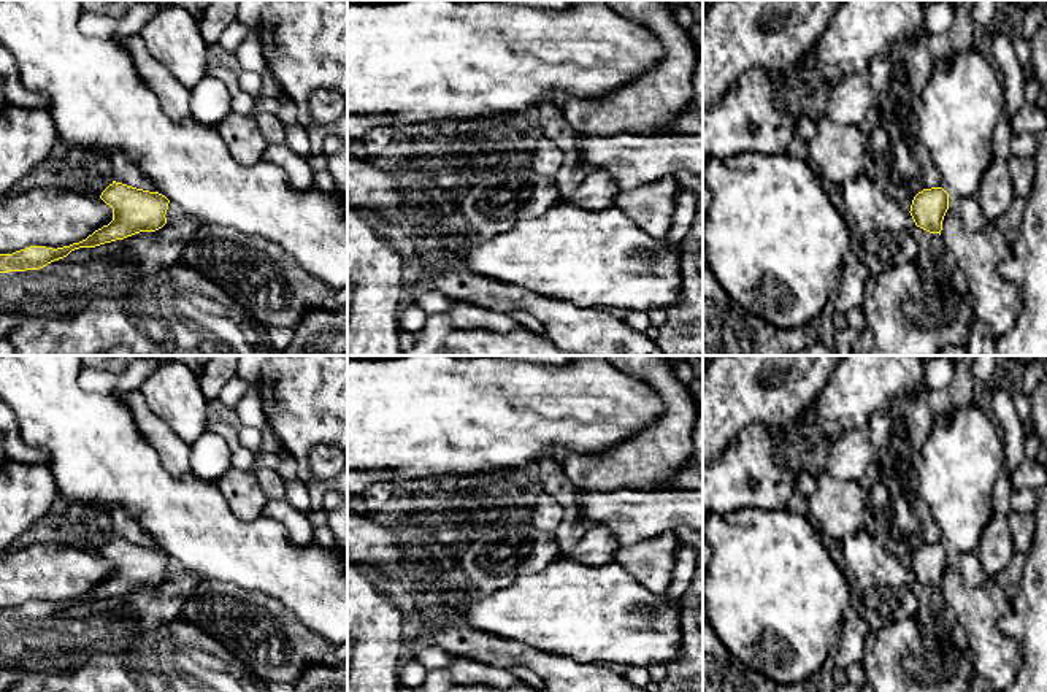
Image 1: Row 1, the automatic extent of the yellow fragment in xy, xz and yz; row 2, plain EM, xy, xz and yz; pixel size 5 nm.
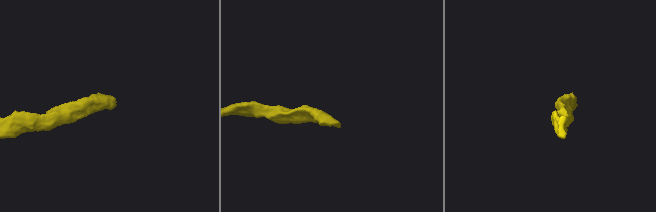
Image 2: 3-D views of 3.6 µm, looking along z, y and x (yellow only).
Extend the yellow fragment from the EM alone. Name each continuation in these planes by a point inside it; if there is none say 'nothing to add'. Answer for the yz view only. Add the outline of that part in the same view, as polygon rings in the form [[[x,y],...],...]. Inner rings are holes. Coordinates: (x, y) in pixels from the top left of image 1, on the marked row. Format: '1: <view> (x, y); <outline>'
1: yz (970, 210); [[[949,194],[949,208],[955,210],[971,230],[984,230],[988,225],[977,195],[957,197]]]

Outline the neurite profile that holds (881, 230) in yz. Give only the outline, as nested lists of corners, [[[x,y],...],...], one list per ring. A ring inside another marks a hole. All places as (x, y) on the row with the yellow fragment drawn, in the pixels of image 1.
[[[860,175],[841,186],[850,227],[850,252],[868,268],[869,276],[893,265],[914,262],[917,243],[915,222],[903,206],[890,198],[869,176]]]

